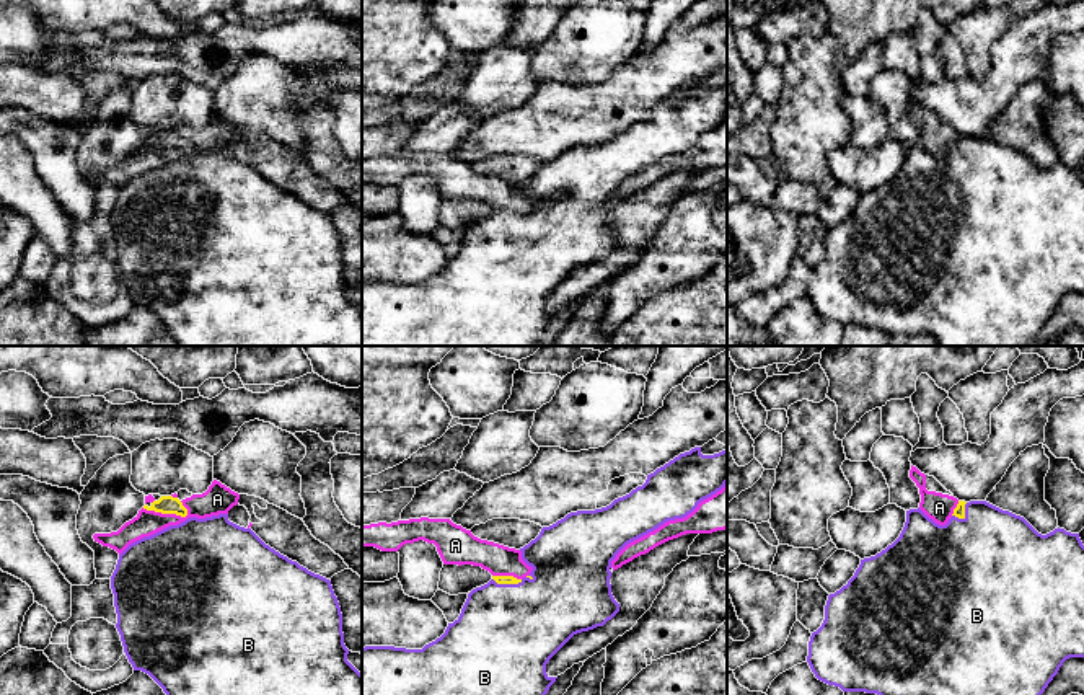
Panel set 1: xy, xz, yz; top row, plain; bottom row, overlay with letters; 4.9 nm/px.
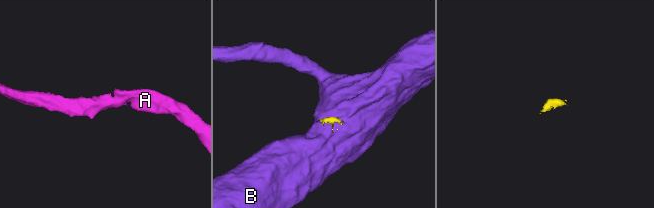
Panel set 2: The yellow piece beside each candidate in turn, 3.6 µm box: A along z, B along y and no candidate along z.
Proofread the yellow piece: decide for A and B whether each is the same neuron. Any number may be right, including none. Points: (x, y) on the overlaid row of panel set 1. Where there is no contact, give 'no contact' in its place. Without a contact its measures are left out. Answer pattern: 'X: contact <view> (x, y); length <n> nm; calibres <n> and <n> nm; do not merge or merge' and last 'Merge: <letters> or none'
A: contact xy (165, 513); length 240 nm; calibres 100 and 140 nm; do not merge
B: contact xz (507, 583); length 150 nm; calibres 50 and 500 nm; merge
Merge: B

